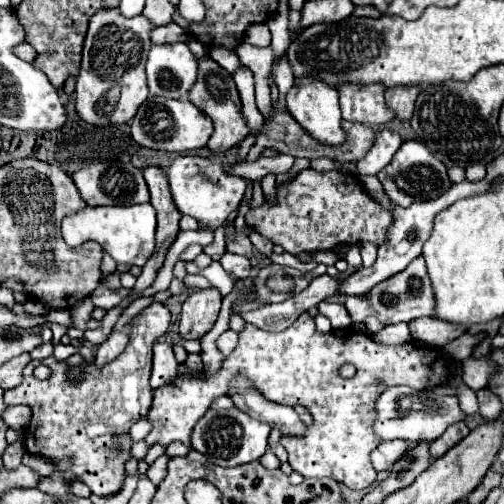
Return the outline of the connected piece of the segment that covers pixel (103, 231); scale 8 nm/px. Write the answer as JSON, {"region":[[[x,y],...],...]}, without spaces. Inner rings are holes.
{"region":[[[151,203],[127,207],[85,207],[81,213],[67,215],[61,227],[63,239],[69,247],[79,245],[79,235],[97,241],[117,263],[143,267],[155,251],[155,209]]]}

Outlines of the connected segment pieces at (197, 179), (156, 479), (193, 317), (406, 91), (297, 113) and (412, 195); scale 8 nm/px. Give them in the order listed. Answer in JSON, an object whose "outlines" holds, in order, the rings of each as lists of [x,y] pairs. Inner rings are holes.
{"outlines":[[[[177,155],[167,167],[167,181],[171,197],[181,215],[195,217],[207,229],[215,231],[225,225],[229,213],[233,213],[245,193],[245,179],[225,171],[225,165],[219,157],[199,157],[199,155]]],[[[161,455],[161,457],[147,469],[147,477],[149,477],[155,485],[159,485],[159,483],[165,479],[165,475],[167,475],[167,463],[169,463],[169,457],[167,457],[167,455]]],[[[217,287],[195,289],[183,303],[179,333],[183,339],[201,339],[217,321],[221,309],[221,293]]],[[[393,87],[385,91],[385,103],[395,113],[397,119],[405,121],[411,119],[413,115],[417,95],[419,95],[419,87],[397,87],[397,89]]],[[[295,83],[287,93],[287,109],[315,141],[323,145],[341,145],[347,141],[347,133],[341,127],[343,117],[339,109],[339,93],[325,83]]],[[[415,139],[405,141],[395,153],[395,157],[391,159],[391,163],[385,169],[381,169],[377,177],[383,183],[385,193],[401,207],[409,207],[411,203],[419,203],[419,201],[437,199],[439,195],[449,191],[453,185],[447,175],[447,167],[435,155],[431,155],[425,145],[421,145]]]]}

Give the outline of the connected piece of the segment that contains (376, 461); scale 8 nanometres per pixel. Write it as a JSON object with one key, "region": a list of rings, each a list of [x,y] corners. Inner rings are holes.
{"region":[[[393,439],[393,441],[383,441],[373,453],[371,453],[371,463],[375,467],[375,471],[389,471],[391,463],[395,463],[395,459],[399,459],[399,455],[407,453],[409,443]]]}

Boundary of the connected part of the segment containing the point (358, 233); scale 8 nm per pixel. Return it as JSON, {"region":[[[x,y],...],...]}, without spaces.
{"region":[[[303,169],[291,185],[279,185],[277,205],[271,207],[263,203],[259,209],[249,211],[245,219],[257,233],[267,237],[273,245],[281,245],[291,255],[303,251],[315,253],[361,241],[379,245],[393,221],[391,213],[367,195],[357,177],[343,175],[341,171],[317,173],[313,169]]]}

